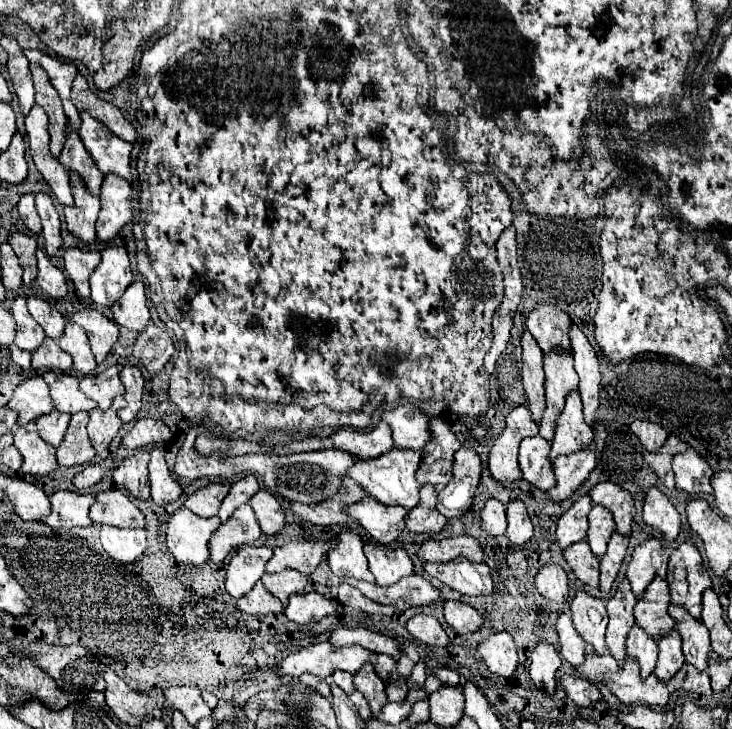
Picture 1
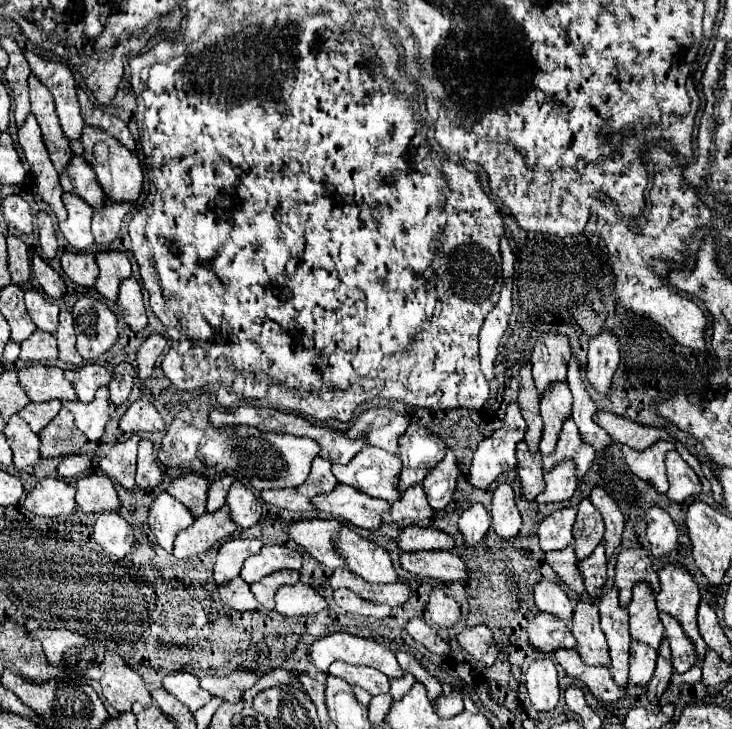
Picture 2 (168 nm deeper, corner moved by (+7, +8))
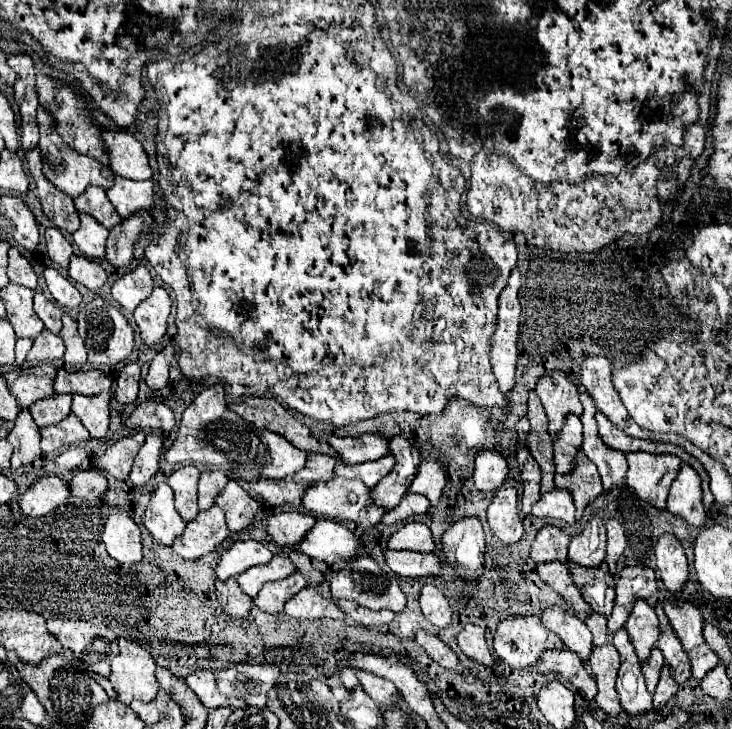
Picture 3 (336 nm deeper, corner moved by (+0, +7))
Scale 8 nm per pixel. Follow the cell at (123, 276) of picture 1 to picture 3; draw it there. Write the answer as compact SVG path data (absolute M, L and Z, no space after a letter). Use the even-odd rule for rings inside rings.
M137 266L135 270L115 280L115 284L111 286L111 294L125 312L133 312L139 306L139 302L151 294L151 288L153 288L153 280L149 268Z

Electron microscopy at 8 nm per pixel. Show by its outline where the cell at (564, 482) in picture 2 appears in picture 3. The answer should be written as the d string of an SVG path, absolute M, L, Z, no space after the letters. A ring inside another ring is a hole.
M553 488L551 492L543 494L541 500L533 504L533 516L537 518L557 518L563 520L567 526L575 522L575 502L567 488Z

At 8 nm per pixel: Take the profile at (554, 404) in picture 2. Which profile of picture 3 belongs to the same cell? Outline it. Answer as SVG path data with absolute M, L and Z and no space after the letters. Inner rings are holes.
M567 414L565 426L553 440L553 450L555 450L555 466L557 472L569 472L577 448L581 448L581 420L577 414Z

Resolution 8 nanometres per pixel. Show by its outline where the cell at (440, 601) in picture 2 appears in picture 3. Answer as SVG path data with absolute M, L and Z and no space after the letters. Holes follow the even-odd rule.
M435 584L423 586L421 596L419 596L419 604L421 604L425 618L431 624L435 624L437 628L447 628L451 624L451 620L453 620L451 606L449 606L445 594Z

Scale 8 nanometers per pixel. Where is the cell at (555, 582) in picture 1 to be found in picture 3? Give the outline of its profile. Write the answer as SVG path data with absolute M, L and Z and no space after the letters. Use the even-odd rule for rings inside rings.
M553 604L543 610L541 620L543 626L555 632L569 650L577 652L581 660L587 660L591 652L591 632L579 616L573 616L573 612L569 612L565 606Z

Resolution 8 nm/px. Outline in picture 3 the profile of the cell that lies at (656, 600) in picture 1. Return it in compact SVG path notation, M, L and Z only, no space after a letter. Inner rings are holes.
M639 598L635 602L635 608L633 608L627 624L625 624L625 630L629 632L629 636L633 640L639 660L647 660L647 656L651 654L651 650L655 648L655 644L661 636L655 608Z

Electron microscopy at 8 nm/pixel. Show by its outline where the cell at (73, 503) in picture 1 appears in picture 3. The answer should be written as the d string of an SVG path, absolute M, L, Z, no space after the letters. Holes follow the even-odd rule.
M43 476L19 496L19 506L23 514L39 518L55 512L61 504L69 502L69 498L69 486L59 476Z

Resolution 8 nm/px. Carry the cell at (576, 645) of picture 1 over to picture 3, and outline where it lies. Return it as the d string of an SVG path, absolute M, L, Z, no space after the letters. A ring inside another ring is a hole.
M511 616L497 626L495 654L511 668L529 668L547 650L565 650L565 644L549 632L539 616Z

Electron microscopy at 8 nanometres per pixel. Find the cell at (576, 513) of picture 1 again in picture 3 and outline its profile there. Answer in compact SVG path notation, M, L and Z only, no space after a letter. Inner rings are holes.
M543 526L537 532L537 538L531 546L531 558L541 564L541 562L565 562L567 560L567 544L569 544L569 534L563 528L557 526Z

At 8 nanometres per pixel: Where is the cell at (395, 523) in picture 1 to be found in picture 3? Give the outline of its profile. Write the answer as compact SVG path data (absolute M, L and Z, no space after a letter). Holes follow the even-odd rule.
M333 478L329 482L319 482L307 490L303 496L303 506L317 518L331 518L331 520L351 520L363 528L377 526L387 512L383 506L377 506L371 498L371 490L361 480L347 480L347 478Z

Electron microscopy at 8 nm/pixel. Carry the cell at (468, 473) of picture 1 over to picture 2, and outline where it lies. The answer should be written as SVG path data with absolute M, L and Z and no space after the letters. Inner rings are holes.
M448 451L446 457L440 463L436 463L436 467L432 471L428 471L428 475L424 477L424 481L420 485L426 493L432 509L440 511L450 503L458 475L460 475L460 471L458 471L458 463L456 463L456 457L452 451Z

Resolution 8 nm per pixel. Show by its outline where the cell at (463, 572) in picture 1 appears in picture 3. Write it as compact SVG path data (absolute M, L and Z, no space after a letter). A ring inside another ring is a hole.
M385 550L387 566L405 578L421 578L421 576L439 576L441 574L441 558L437 554L423 552L407 552L407 550Z

